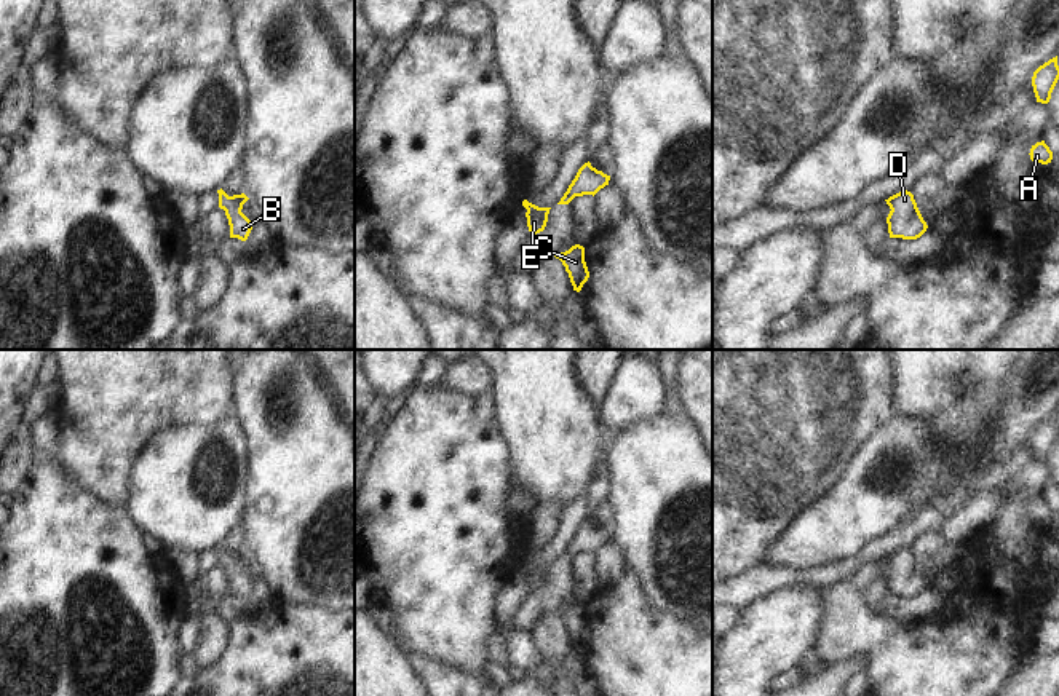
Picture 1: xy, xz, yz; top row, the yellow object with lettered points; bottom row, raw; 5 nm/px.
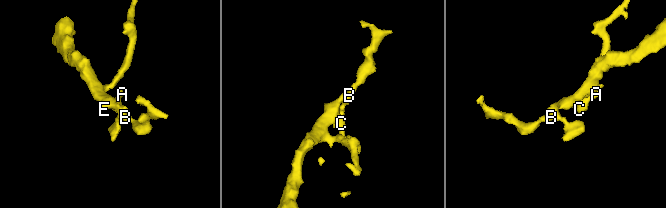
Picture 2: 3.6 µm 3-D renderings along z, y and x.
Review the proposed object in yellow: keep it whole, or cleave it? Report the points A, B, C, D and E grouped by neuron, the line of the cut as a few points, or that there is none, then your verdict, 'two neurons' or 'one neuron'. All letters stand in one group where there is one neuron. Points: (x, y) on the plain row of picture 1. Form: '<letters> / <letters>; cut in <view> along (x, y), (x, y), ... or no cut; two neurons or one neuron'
A B C D E; no cut; one neuron

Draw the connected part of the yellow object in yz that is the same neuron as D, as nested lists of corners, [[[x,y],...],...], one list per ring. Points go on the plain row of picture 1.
[[[902,548],[885,559],[891,567],[886,575],[890,595],[917,597],[926,589],[928,583],[910,549]]]

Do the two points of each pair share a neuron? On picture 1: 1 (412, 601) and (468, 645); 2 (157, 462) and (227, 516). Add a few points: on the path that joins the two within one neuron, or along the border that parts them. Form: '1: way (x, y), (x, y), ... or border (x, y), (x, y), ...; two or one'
1: way (427, 604), (454, 631); one
2: way (174, 479), (195, 502), (210, 511); one

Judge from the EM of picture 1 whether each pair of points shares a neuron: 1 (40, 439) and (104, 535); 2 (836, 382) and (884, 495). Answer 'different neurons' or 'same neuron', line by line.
1: same neuron
2: different neurons

